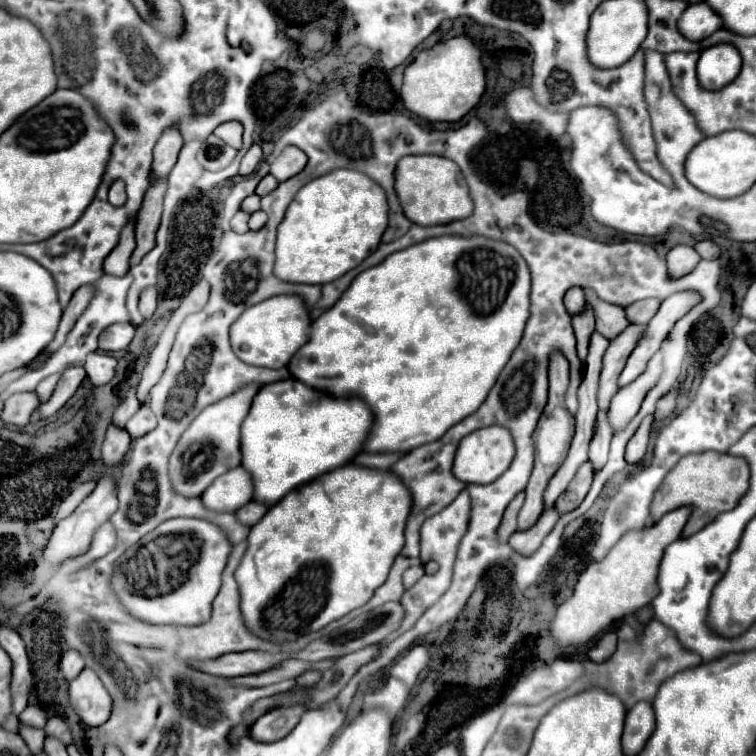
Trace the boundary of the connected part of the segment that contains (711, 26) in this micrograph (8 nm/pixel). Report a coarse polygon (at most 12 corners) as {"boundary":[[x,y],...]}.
{"boundary":[[706,1],[690,5],[678,23],[680,33],[702,41],[722,17]]}

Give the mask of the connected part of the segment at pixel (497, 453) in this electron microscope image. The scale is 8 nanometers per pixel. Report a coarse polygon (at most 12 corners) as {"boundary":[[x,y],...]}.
{"boundary":[[502,425],[466,435],[454,459],[464,483],[492,483],[516,445]]}

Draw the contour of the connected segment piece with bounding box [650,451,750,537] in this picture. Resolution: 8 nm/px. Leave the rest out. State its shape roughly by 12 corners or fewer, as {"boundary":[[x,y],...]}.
{"boundary":[[716,451],[676,463],[654,495],[658,521],[692,505],[688,537],[748,491],[742,457]]}

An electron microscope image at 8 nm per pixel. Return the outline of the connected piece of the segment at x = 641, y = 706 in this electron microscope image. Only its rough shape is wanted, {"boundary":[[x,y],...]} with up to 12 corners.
{"boundary":[[636,703],[622,735],[624,755],[638,755],[654,731],[652,703]]}

